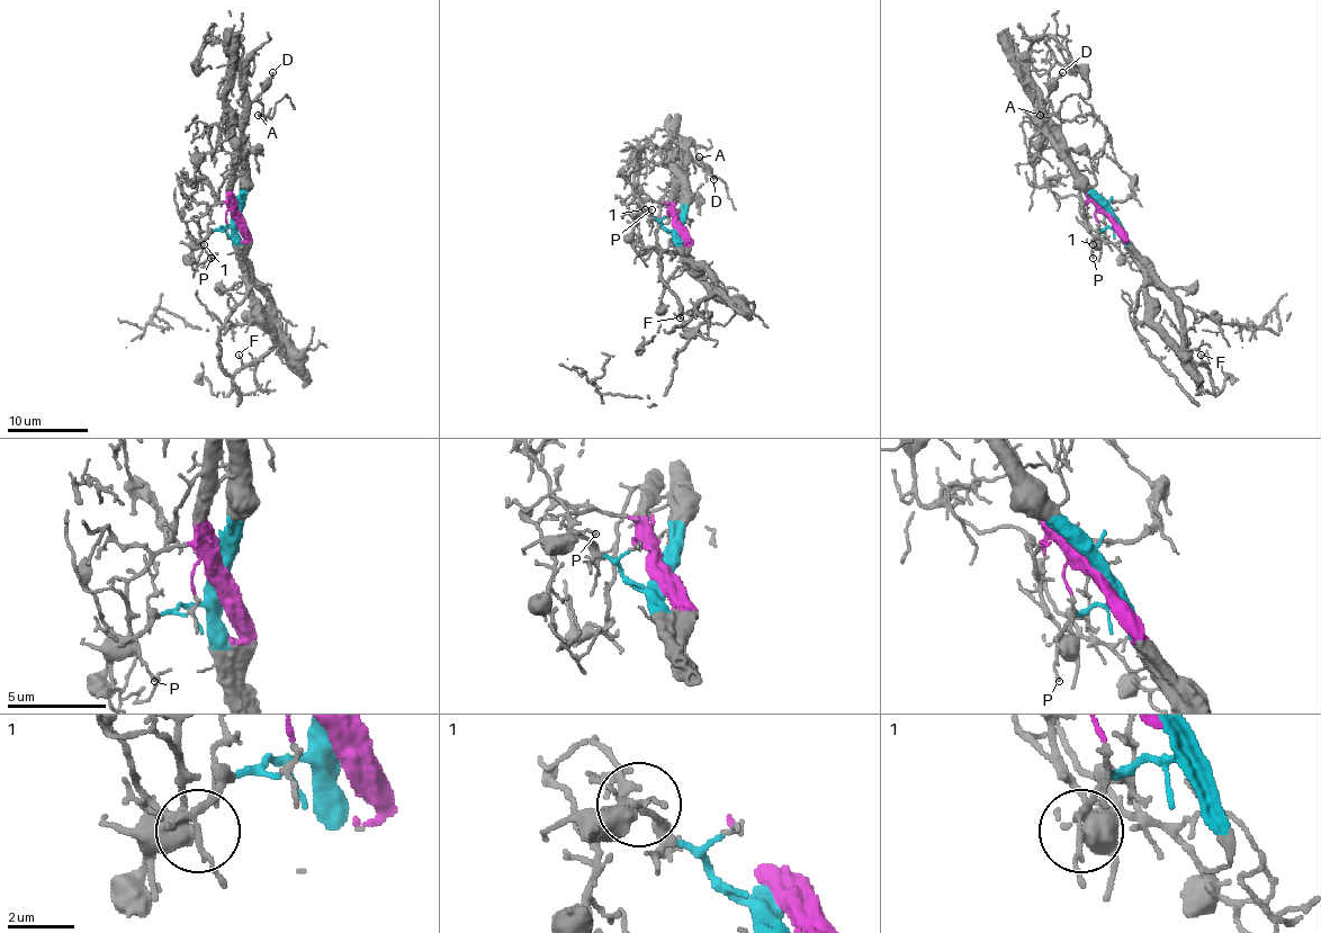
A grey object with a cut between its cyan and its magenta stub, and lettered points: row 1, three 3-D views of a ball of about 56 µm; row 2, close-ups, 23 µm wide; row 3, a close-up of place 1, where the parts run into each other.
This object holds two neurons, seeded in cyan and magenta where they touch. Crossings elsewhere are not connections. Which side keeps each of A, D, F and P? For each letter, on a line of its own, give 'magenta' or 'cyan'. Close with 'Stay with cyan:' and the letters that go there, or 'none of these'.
A: magenta
D: magenta
F: cyan
P: cyan
Stay with cyan: F, P

